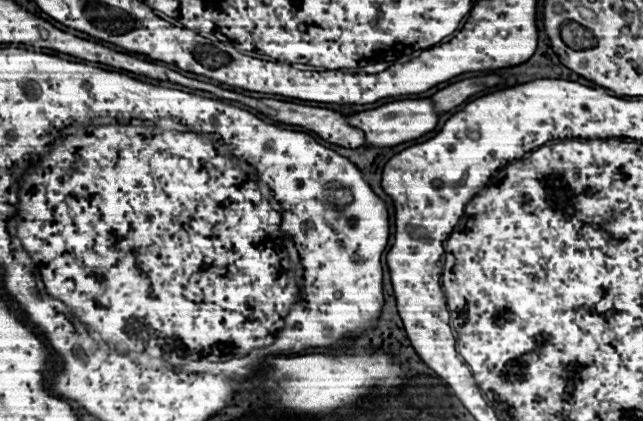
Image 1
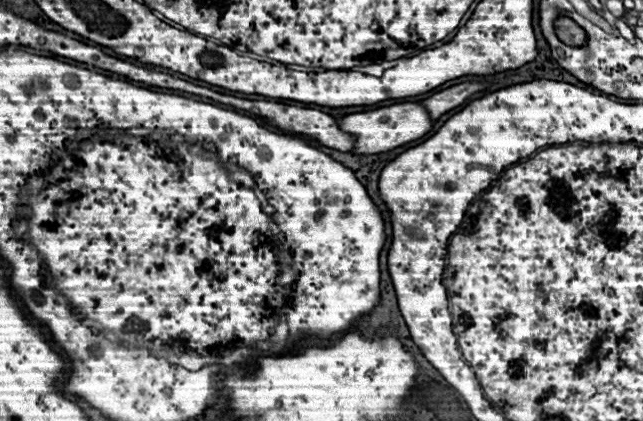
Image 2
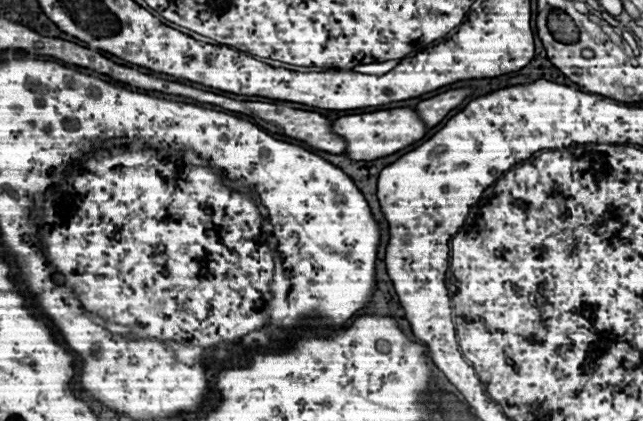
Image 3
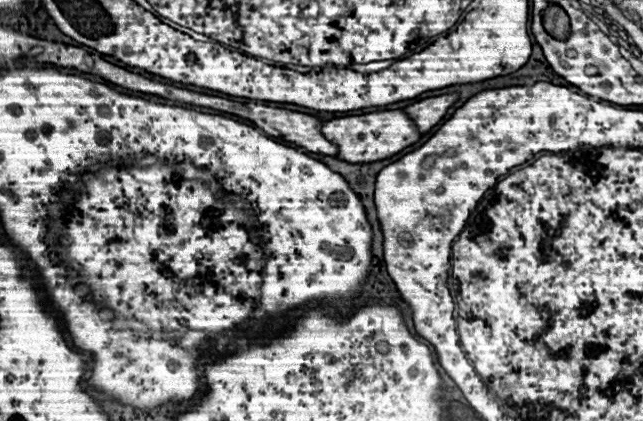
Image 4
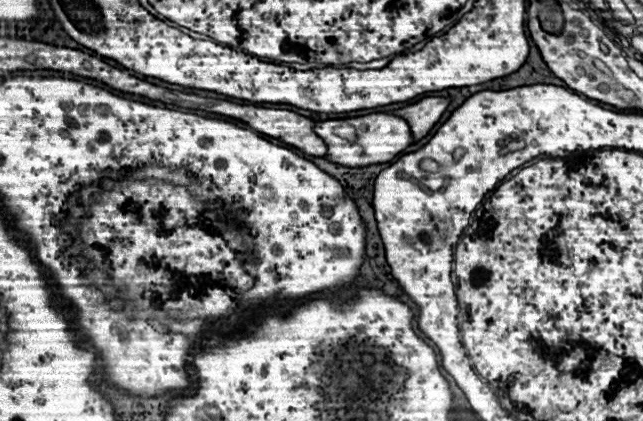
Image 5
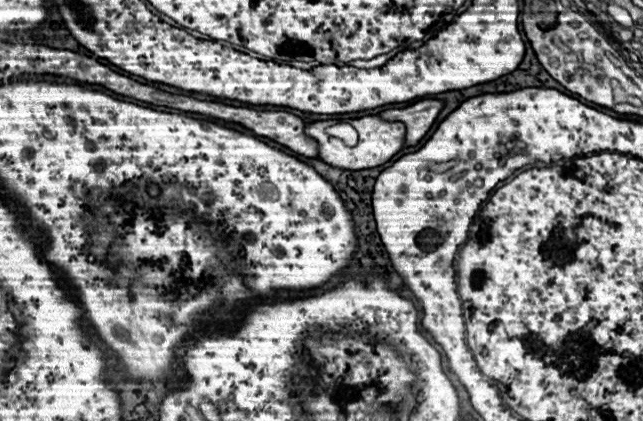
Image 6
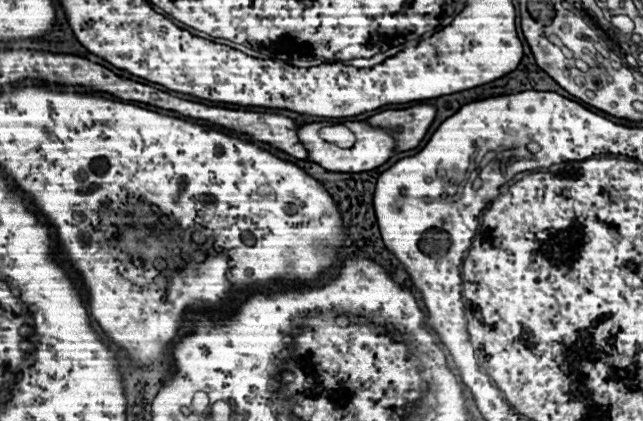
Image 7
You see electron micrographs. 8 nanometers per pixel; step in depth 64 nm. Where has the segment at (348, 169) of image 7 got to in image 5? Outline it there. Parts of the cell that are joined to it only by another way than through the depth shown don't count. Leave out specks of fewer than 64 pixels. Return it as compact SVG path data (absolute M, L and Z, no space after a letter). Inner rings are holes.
M378 112L378 114L366 114L366 116L358 116L358 118L346 118L346 120L326 120L326 122L318 122L314 126L314 132L324 140L324 144L328 146L328 154L326 158L334 164L340 166L370 166L370 164L384 164L390 162L396 154L400 154L404 148L408 148L414 140L410 136L410 126L406 120L386 114L386 112ZM340 124L350 124L356 128L358 140L356 144L350 144L348 140L332 134L332 130Z

